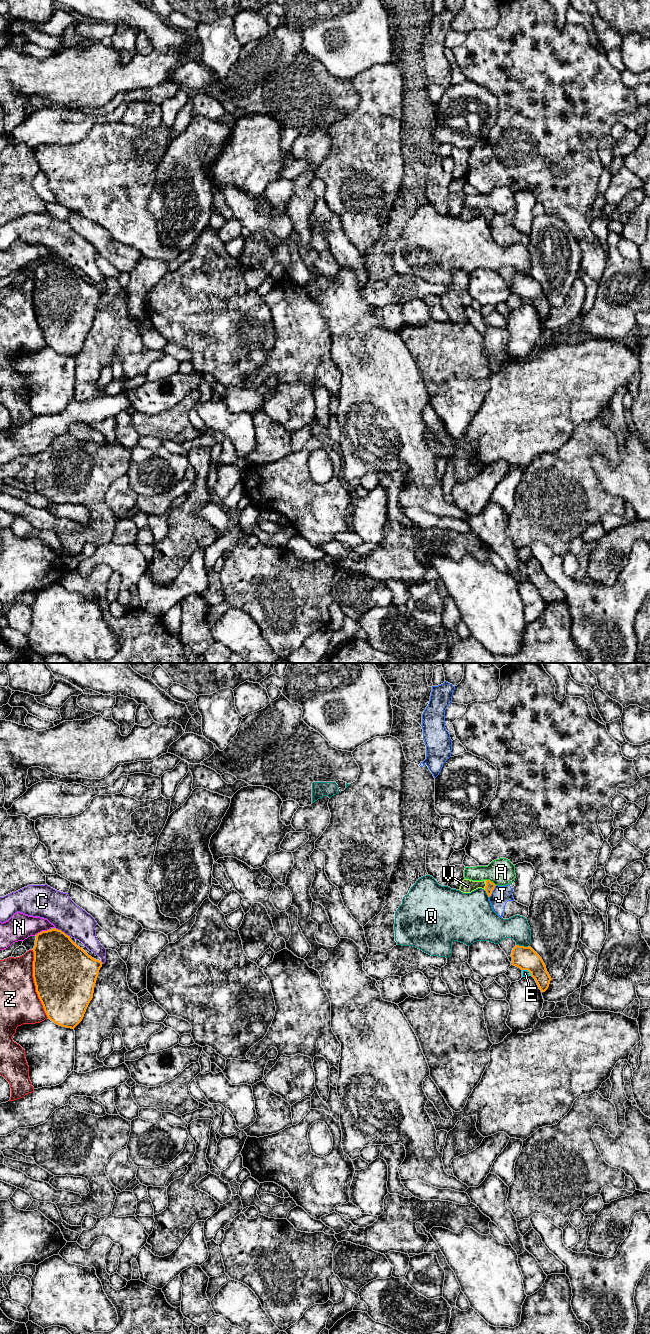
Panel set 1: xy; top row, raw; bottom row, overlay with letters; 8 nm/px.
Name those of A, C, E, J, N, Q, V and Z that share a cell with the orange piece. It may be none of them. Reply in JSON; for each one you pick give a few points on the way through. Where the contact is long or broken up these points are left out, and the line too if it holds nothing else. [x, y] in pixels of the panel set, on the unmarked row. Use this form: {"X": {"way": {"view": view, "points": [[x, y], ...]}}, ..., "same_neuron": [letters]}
{"V": {"way": {"view": "xy", "points": [[490, 214], [486, 213], [467, 214]]}}, "same_neuron": ["V"]}

